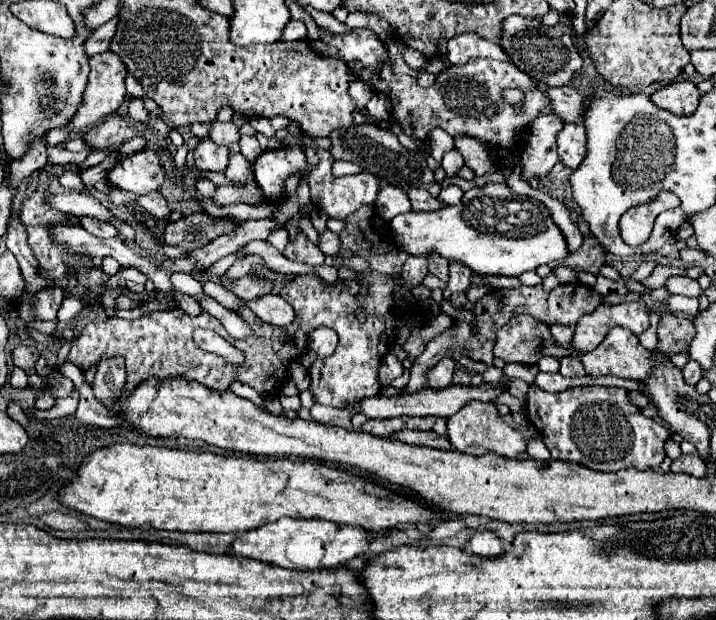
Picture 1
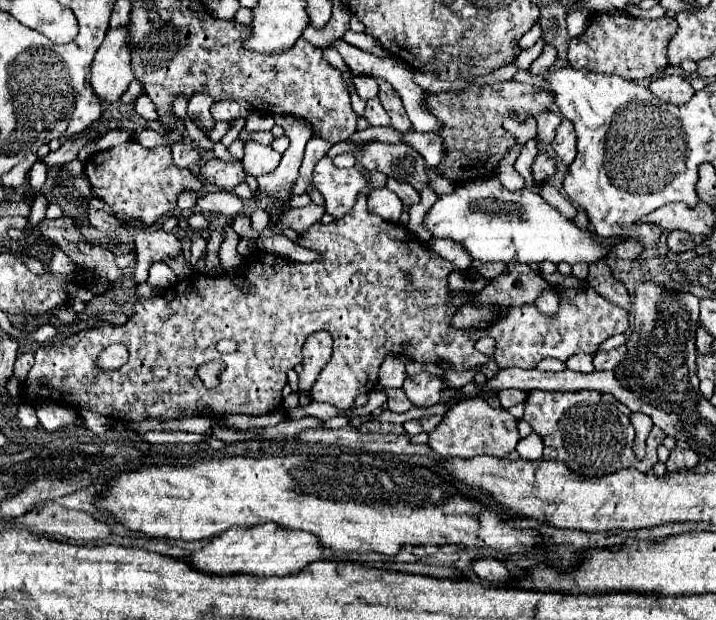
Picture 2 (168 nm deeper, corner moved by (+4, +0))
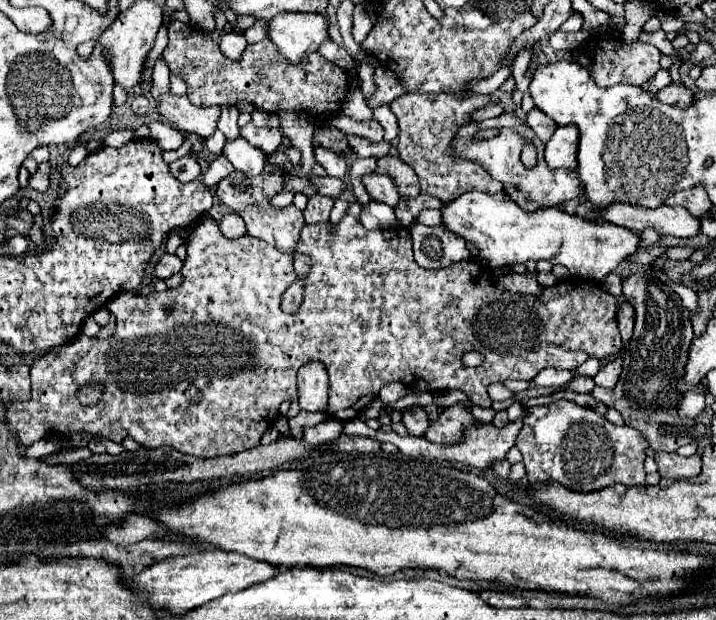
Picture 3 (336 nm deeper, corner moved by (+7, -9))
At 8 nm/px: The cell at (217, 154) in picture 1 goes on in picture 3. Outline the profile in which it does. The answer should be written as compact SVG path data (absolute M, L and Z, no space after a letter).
M267 160L265 170L257 178L247 178L245 174L233 170L223 182L217 184L215 194L227 208L231 208L235 214L239 214L245 220L249 236L265 238L265 242L269 242L271 246L275 246L281 252L293 252L305 220L303 220L303 212L297 206L275 208L269 204L269 200L275 194L279 194L283 190L283 186L285 186L283 168L279 164L273 164Z

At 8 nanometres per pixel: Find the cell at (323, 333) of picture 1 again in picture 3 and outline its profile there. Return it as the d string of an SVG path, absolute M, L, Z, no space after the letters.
M307 362L299 374L299 408L307 412L325 412L327 410L327 390L329 378L321 362Z

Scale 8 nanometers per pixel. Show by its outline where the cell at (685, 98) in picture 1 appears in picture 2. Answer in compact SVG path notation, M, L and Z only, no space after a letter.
M670 75L670 77L662 77L662 79L652 81L650 91L656 97L660 97L660 101L666 101L672 105L684 105L694 95L692 85L680 75Z

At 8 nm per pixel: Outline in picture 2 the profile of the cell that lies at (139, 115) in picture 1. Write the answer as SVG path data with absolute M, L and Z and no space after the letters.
M132 81L130 87L128 87L128 91L122 95L122 103L134 103L142 93L144 93L142 85L138 81Z

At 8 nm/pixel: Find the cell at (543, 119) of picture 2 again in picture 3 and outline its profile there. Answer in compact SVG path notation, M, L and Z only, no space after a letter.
M533 108L533 110L527 114L527 124L535 130L535 134L537 134L543 142L547 142L547 140L553 136L555 128L557 128L557 124L555 124L545 112L541 112L541 110L537 110L537 108Z

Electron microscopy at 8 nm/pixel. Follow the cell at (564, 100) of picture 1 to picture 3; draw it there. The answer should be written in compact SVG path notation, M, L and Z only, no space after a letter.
M405 92L399 98L395 98L389 108L397 116L399 122L399 158L409 164L421 182L421 192L431 194L443 202L453 202L465 192L481 190L487 194L497 194L503 190L501 182L491 178L483 166L471 162L471 160L459 160L451 154L449 142L453 140L459 126L469 122L471 112L477 108L487 106L489 102L497 102L491 96L481 94L415 94Z

